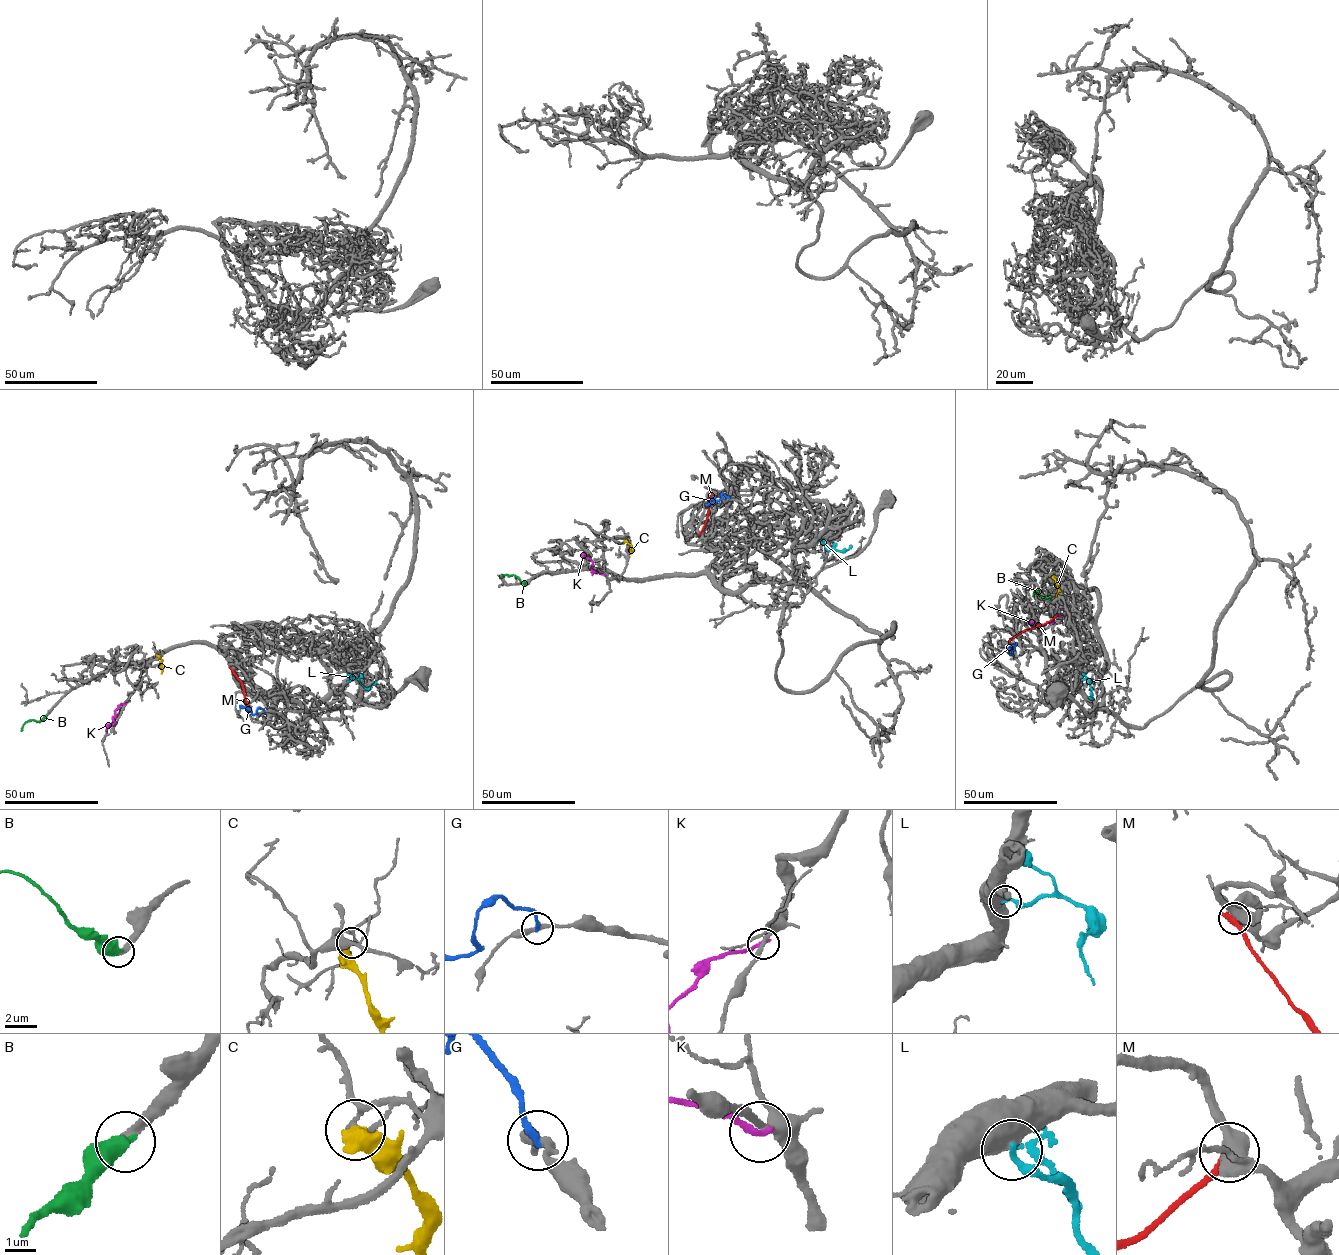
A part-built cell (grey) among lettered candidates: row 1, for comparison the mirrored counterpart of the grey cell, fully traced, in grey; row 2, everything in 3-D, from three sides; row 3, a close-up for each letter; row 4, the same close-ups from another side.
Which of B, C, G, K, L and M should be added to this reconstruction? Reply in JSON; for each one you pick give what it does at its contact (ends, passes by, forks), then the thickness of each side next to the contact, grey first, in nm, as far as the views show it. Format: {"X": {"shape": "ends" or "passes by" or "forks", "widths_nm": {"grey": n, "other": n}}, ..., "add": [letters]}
{"B": {"shape": "ends", "widths_nm": {"grey": 280, "other": 600}}, "add": ["B"]}

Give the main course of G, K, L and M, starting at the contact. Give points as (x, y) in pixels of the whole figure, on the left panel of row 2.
G: (264, 711), (258, 708), (254, 714), (245, 708), (250, 710)
K: (126, 703), (115, 711), (113, 719), (115, 723), (108, 725), (106, 730)
L: (347, 682), (355, 677), (366, 688), (376, 681)
M: (231, 668), (241, 683), (248, 705)

